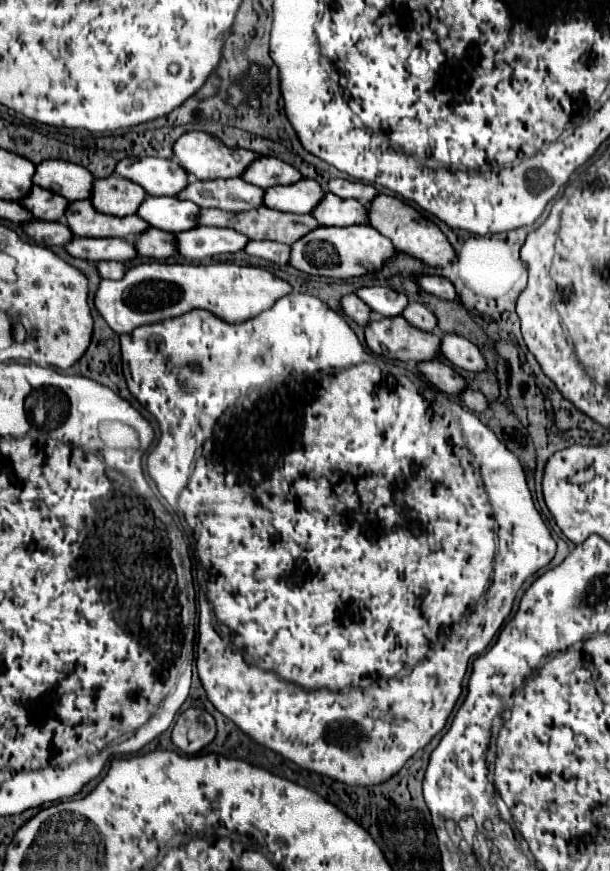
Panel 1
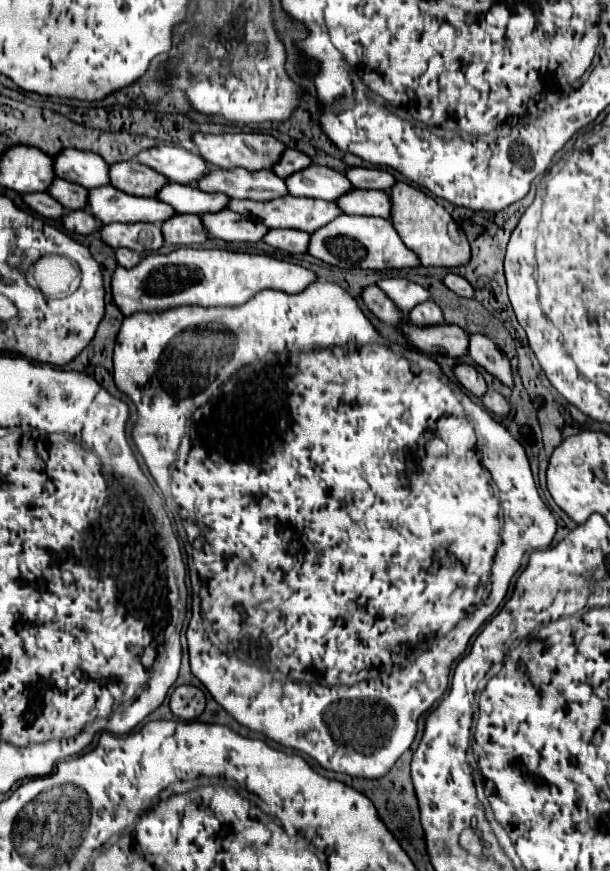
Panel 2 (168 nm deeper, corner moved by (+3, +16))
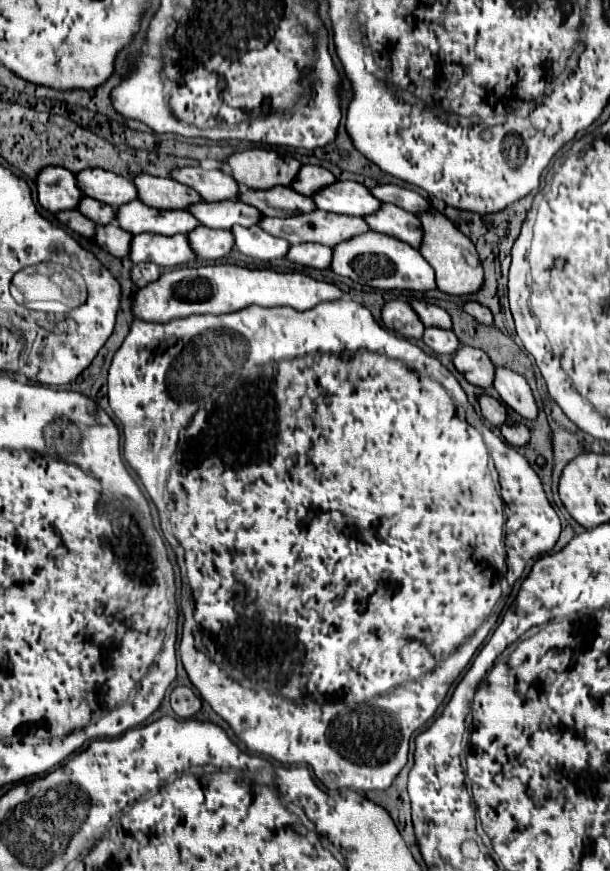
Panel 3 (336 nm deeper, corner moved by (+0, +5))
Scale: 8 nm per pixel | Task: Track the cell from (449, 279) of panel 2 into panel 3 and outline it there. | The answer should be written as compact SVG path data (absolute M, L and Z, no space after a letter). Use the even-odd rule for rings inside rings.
M465 303L465 307L463 307L475 321L479 321L481 325L493 325L493 315L491 315L491 311L487 309L487 307L483 307L483 305L479 305L479 303Z

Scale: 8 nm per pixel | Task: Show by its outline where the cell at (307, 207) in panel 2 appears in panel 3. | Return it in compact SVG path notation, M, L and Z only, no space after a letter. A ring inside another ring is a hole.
M313 211L313 213L305 213L305 215L295 215L295 217L285 217L285 219L271 219L271 217L263 217L259 221L259 227L265 229L269 235L273 237L281 237L285 241L289 241L291 245L297 243L319 243L319 245L327 245L327 247L335 247L337 243L351 239L355 235L361 235L365 231L371 231L371 227L365 223L363 217L349 217L349 215L333 215L327 211Z

